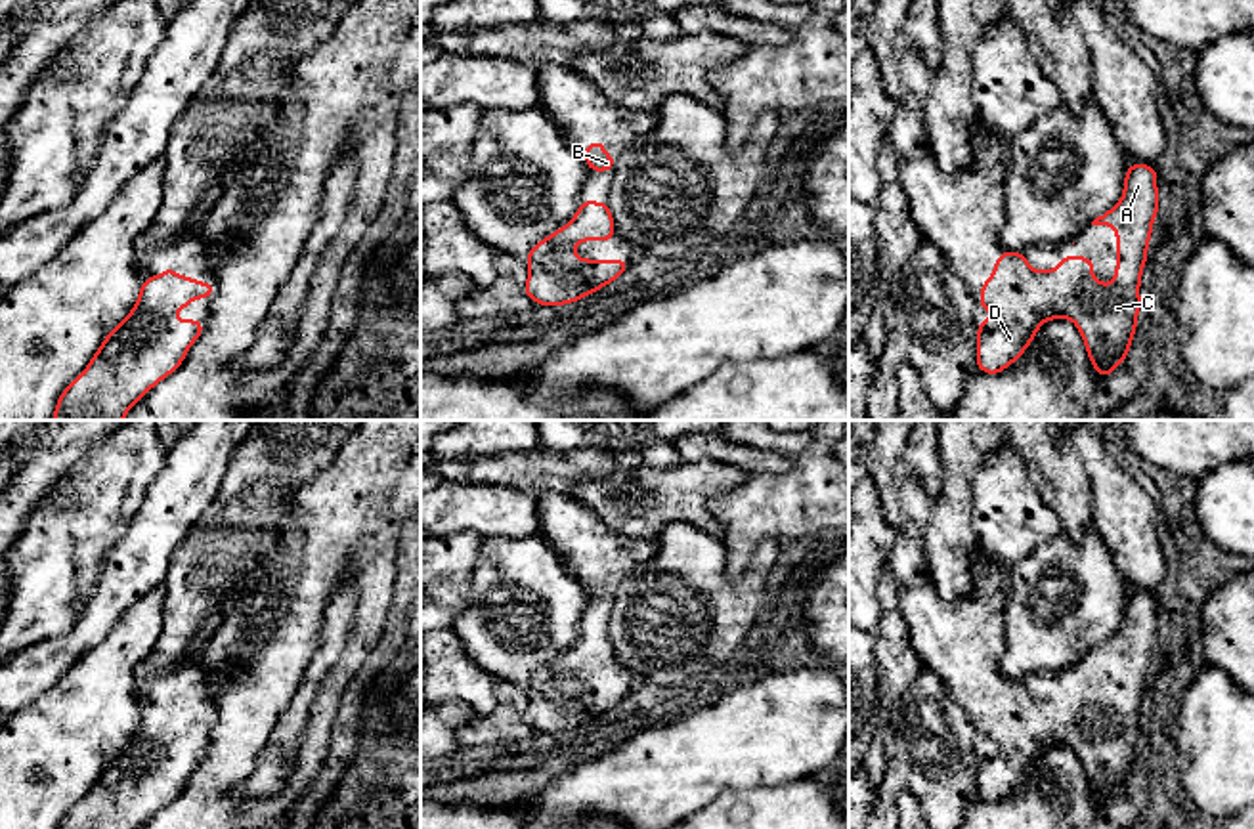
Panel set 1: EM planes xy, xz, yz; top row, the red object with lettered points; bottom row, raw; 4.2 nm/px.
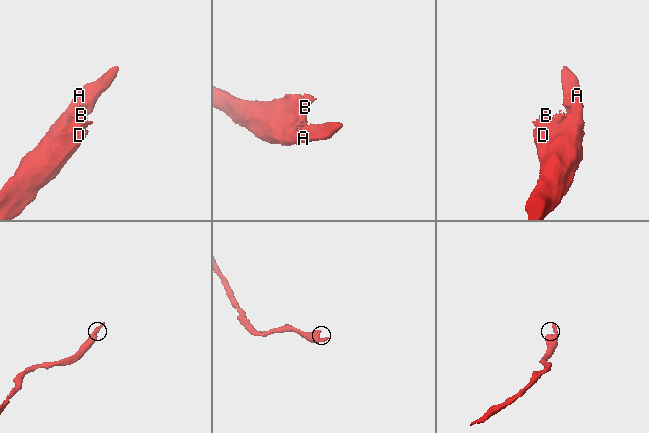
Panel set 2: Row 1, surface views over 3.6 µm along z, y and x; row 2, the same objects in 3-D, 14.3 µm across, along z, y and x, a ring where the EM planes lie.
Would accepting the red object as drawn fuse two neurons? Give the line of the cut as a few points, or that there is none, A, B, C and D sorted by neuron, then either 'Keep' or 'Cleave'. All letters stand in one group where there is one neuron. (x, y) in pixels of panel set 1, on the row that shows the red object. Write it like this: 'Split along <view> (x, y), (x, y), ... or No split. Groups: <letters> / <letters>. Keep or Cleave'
No split. Groups: A B C D. Keep

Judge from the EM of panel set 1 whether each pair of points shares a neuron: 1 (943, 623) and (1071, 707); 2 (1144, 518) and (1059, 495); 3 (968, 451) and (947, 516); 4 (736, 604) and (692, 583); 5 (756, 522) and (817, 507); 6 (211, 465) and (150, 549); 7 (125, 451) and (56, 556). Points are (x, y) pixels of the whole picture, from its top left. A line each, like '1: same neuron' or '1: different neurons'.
1: same neuron
2: different neurons
3: same neuron
4: same neuron
5: same neuron
6: same neuron
7: same neuron

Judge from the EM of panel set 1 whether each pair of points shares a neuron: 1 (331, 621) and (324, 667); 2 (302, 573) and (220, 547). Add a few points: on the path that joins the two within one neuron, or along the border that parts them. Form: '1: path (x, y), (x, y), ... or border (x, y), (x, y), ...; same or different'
1: path (331, 633), (327, 656); same
2: border (285, 522), (276, 545), (234, 595); different

